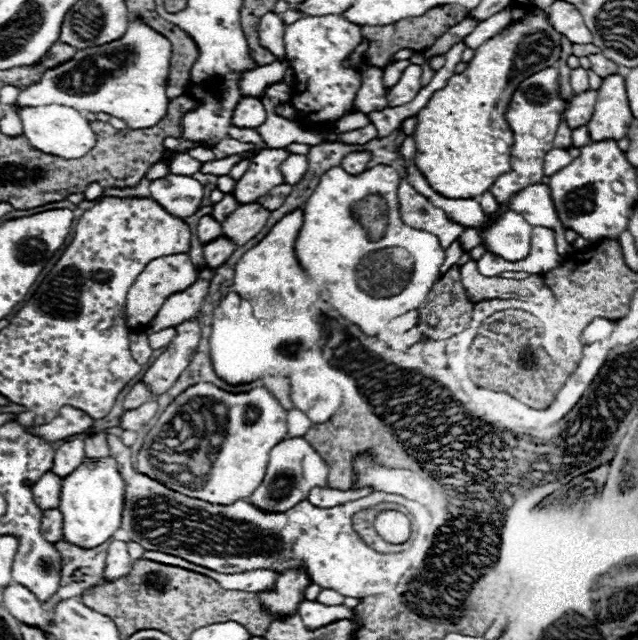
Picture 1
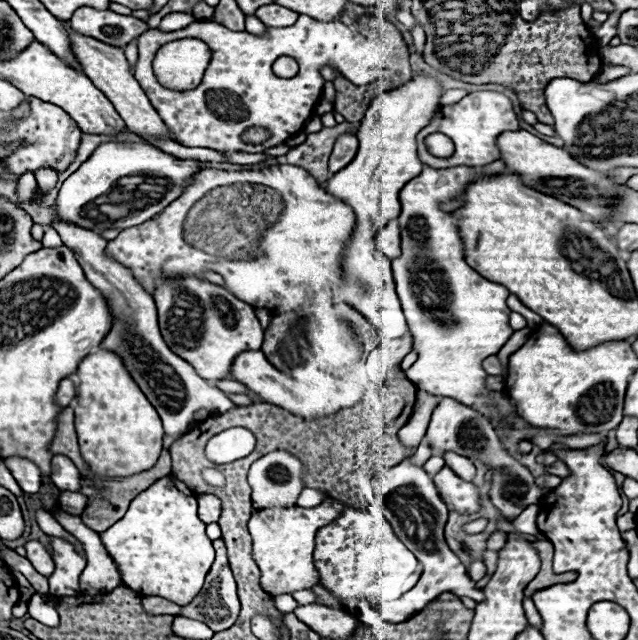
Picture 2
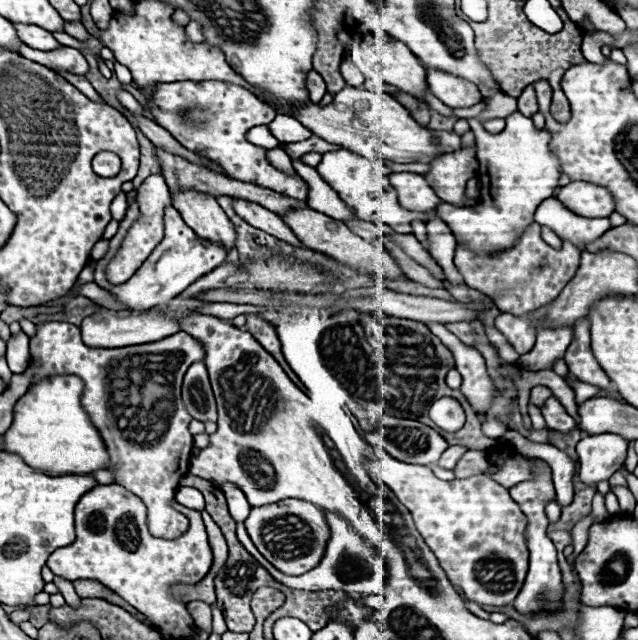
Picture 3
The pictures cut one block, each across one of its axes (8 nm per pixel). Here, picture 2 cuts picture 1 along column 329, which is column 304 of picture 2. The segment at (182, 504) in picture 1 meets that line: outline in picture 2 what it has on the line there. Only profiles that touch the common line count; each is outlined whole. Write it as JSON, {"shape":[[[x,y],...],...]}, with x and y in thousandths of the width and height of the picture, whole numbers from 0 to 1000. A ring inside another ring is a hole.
{"shape":[[[514,778],[492,794],[470,794],[470,791],[429,794],[433,800],[414,800],[414,806],[411,800],[401,800],[401,828],[411,844],[404,850],[395,850],[398,853],[395,869],[411,894],[408,913],[417,925],[436,931],[436,928],[455,928],[464,922],[489,919],[498,913],[498,894],[489,884],[492,838],[505,822],[527,813],[536,794],[539,791],[533,784]]]}

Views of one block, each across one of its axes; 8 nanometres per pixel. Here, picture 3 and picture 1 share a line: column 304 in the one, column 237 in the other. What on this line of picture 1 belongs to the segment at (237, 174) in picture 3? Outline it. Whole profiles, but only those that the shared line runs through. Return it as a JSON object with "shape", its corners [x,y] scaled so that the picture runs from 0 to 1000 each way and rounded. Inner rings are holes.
{"shape":[[[411,234],[404,244],[395,247],[392,263],[386,272],[370,284],[364,303],[376,319],[401,316],[411,303],[417,303],[423,294],[439,291],[445,284],[436,259],[455,244],[448,234]]]}

